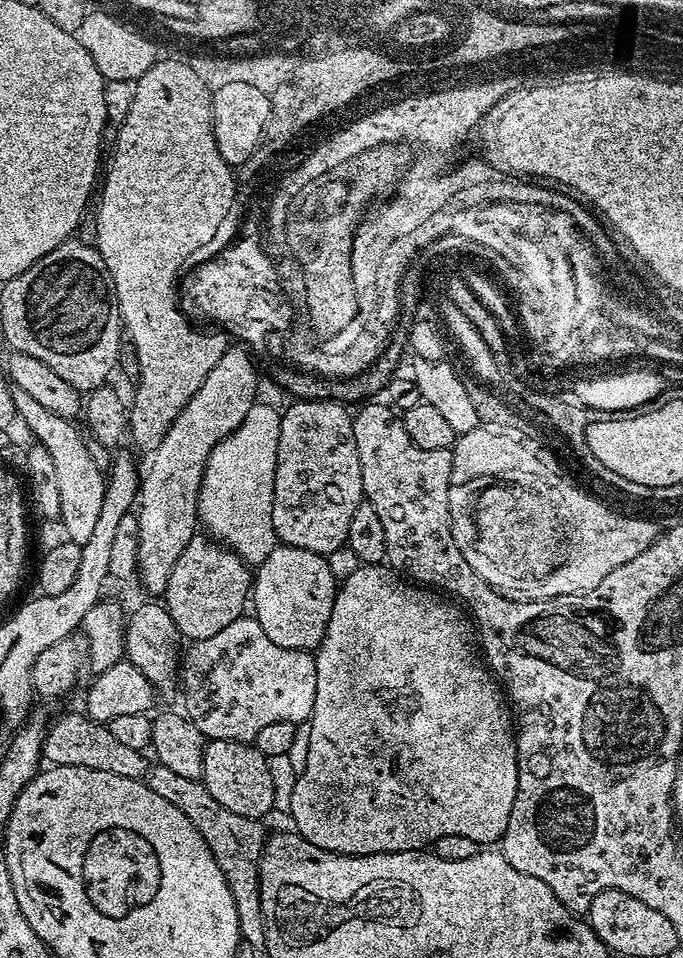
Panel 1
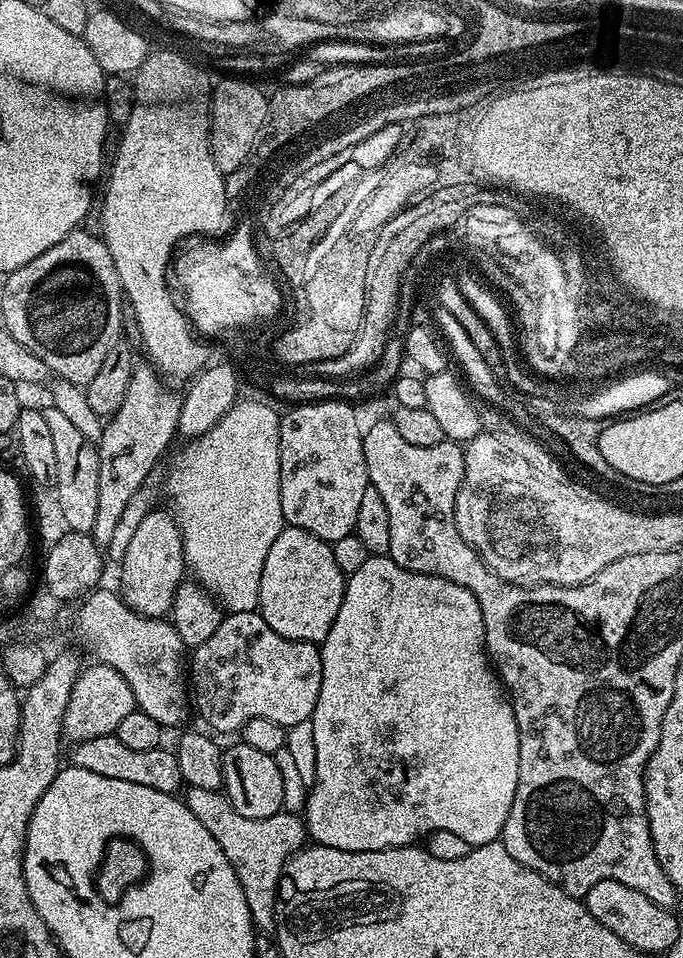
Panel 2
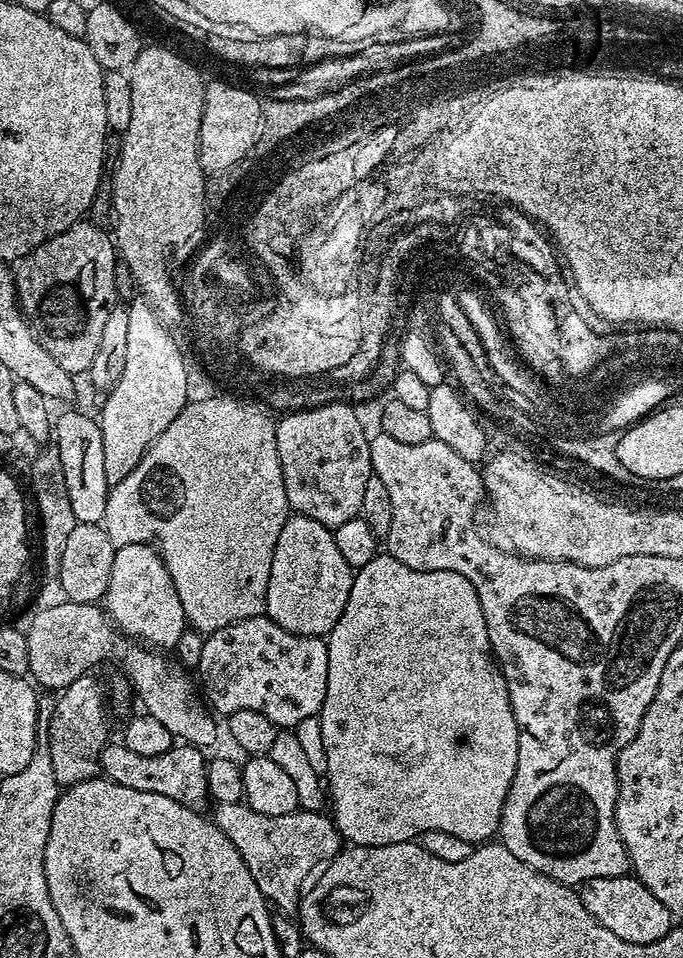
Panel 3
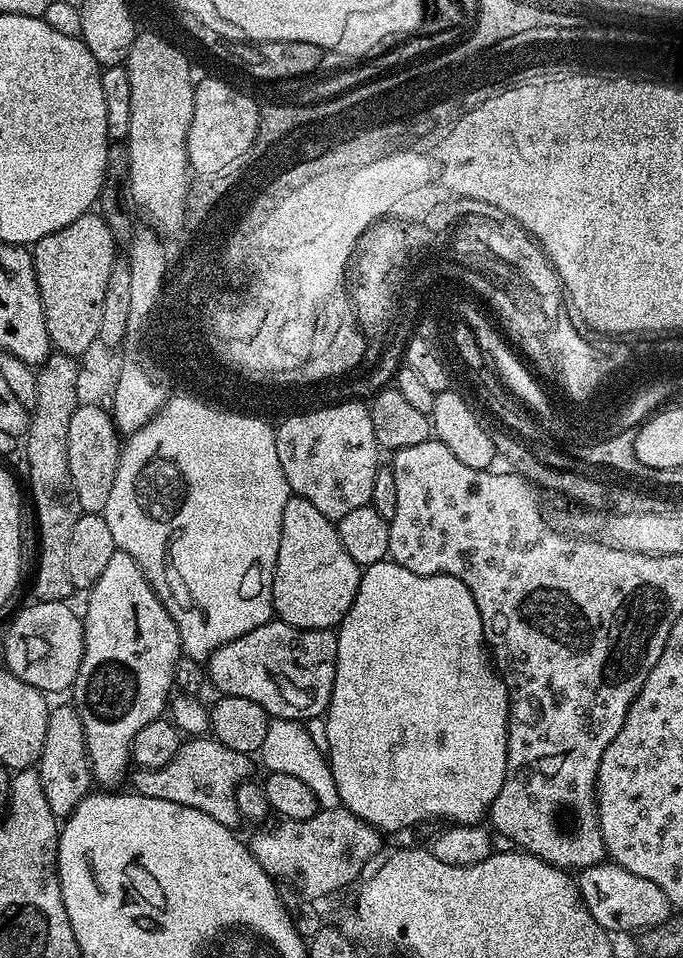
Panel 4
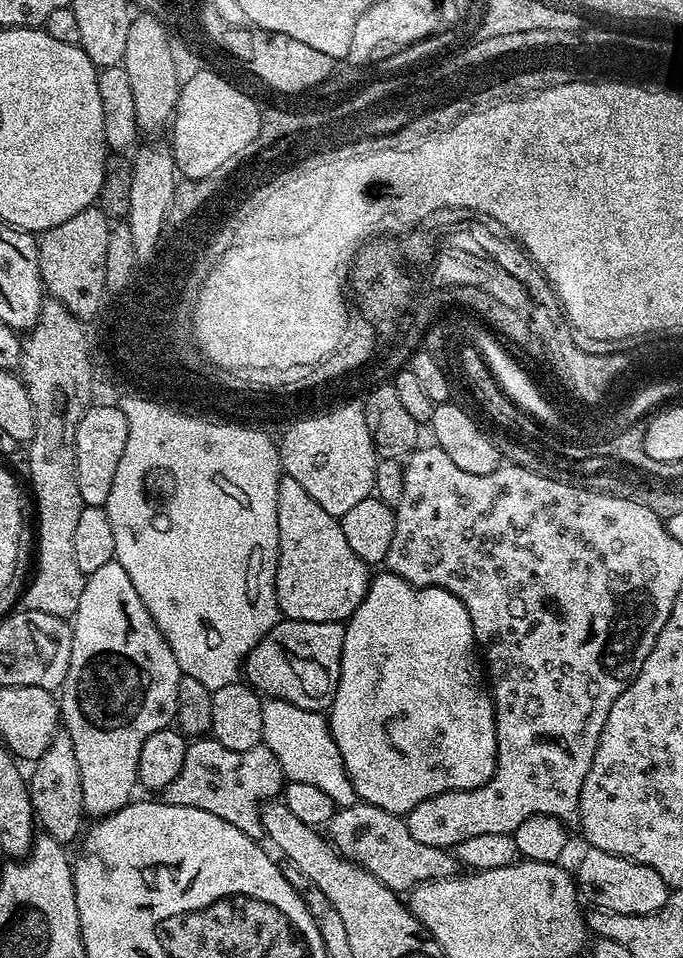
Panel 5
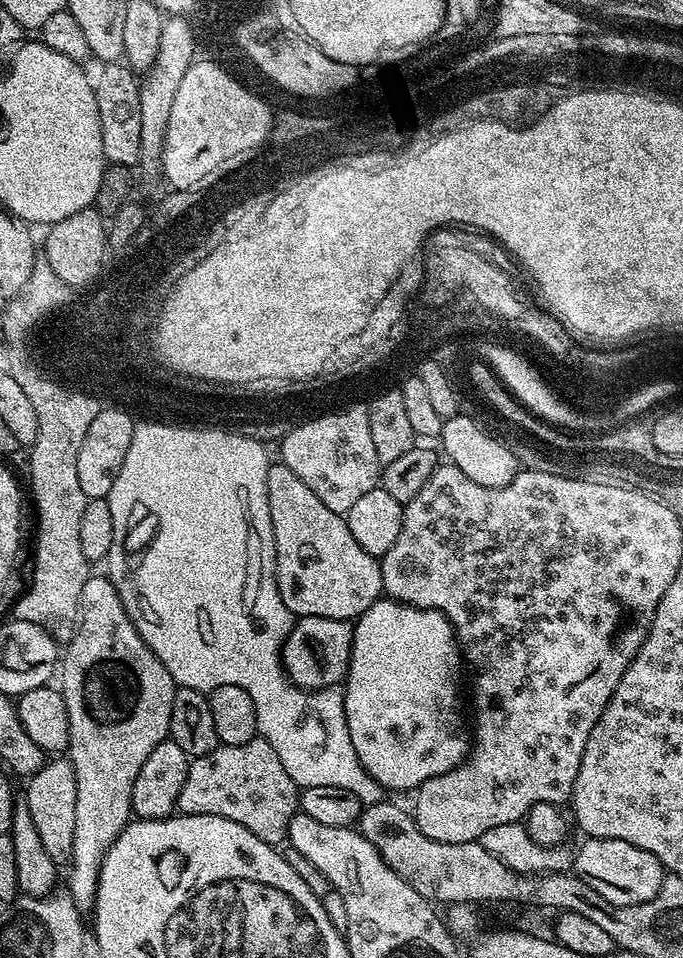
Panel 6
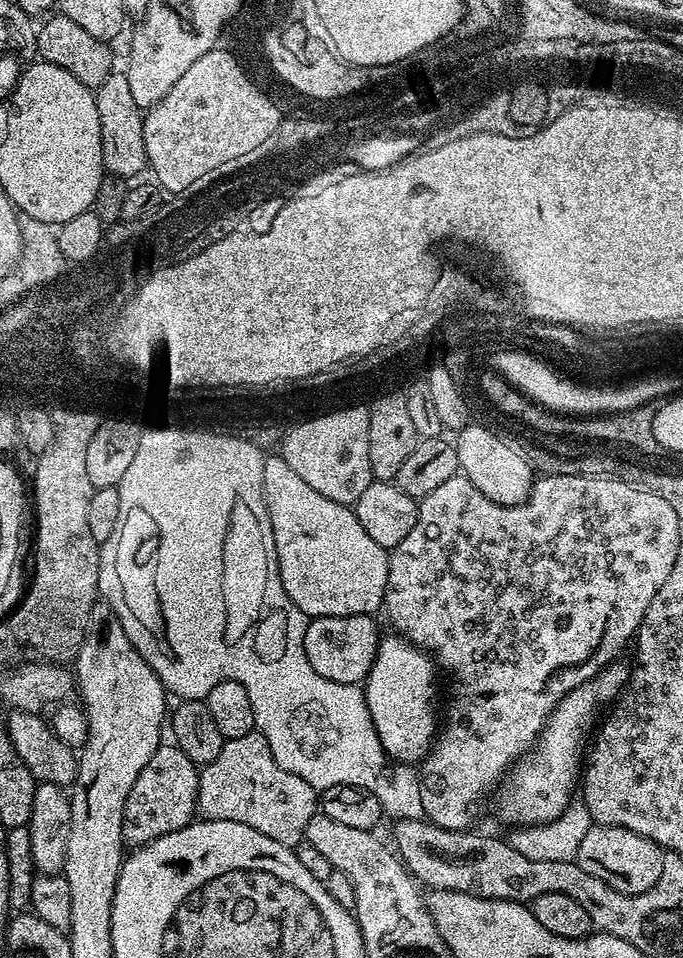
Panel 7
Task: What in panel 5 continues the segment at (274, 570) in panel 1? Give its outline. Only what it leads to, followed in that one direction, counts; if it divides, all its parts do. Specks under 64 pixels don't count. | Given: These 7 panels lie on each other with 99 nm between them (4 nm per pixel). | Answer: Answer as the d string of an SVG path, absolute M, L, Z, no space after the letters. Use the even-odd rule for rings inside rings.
M281 475L278 482L278 542L280 553L276 559L276 601L281 613L289 620L302 622L348 621L368 593L369 565L364 564L354 550L350 550L339 519L326 514L326 510L322 510L322 506L318 506L318 502L314 502L314 498L310 498L310 494L306 494L306 490L294 482L294 478L286 475Z

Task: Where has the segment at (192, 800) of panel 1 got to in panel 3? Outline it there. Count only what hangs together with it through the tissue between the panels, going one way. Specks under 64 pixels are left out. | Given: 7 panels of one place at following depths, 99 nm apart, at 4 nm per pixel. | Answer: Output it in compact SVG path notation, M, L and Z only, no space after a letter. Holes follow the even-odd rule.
M243 802L216 804L214 810L216 810L214 823L218 826L218 830L222 830L226 834L226 838L230 838L230 842L234 842L234 850L238 850L238 854L242 854L242 862L246 862L246 866L250 870L250 878L254 878L254 882L258 882L258 890L262 890L265 900L273 909L280 908L276 910L284 914L292 914L297 911L302 895L300 883L308 875L310 875L309 877L313 875L312 867L320 863L323 865L342 851L340 831L336 829L331 815L324 812L297 810L290 814L271 816L270 814L258 814L249 804Z

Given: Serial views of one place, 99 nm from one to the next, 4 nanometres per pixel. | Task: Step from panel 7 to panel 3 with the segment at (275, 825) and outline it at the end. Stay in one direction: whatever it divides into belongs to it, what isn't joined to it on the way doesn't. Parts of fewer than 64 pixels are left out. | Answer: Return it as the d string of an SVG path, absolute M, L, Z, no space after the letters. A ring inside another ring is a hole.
M109 742L100 751L100 772L118 786L130 786L130 790L174 798L174 802L198 813L203 813L204 807L210 804L206 756L191 744L180 742L166 750L166 754L158 754L158 758L146 758L142 754L134 754L134 750L126 750L123 742Z

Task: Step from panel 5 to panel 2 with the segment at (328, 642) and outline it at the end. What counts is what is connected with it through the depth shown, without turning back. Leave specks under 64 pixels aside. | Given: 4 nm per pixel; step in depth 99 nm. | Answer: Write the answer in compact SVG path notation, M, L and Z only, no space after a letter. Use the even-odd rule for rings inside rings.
M259 611L228 612L227 615L221 619L218 630L214 630L214 634L210 634L210 638L206 638L206 642L202 642L202 646L198 646L194 649L190 656L190 696L194 701L195 711L196 708L200 711L201 718L209 724L207 727L211 729L213 733L239 733L242 725L244 725L251 716L254 718L270 718L270 722L278 722L286 730L292 730L295 724L300 724L303 720L304 723L311 721L312 711L318 702L318 690L322 690L322 658L320 657L320 648L310 642L282 638L282 634L270 630L270 626L260 617Z

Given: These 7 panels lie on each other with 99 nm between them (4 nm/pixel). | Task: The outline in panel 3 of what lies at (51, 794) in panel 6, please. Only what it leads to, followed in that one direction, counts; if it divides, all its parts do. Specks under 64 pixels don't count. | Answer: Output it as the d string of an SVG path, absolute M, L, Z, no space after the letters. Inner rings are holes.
M89 674L74 678L55 697L52 711L47 717L48 735L46 750L50 754L50 763L54 768L54 778L62 786L91 780L100 772L100 751L109 743L108 708L104 705L106 688Z

